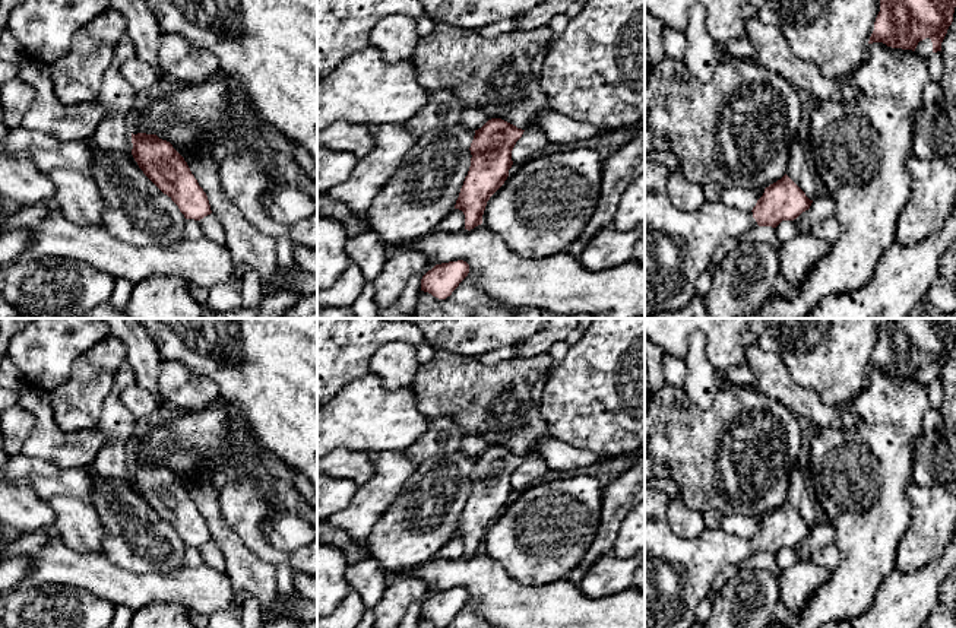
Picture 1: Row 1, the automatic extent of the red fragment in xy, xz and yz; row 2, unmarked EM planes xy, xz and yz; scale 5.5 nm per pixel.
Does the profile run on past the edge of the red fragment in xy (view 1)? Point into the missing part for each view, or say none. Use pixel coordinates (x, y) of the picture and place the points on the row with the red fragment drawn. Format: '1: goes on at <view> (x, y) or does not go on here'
1: does not go on here

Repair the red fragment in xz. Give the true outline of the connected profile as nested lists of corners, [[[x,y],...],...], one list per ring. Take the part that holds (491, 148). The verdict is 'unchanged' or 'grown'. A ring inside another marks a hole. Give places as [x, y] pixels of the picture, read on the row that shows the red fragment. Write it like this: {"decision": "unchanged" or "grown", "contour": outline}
{"decision": "unchanged", "contour": [[[491,118],[475,130],[471,166],[455,204],[465,215],[465,229],[482,223],[487,202],[509,177],[512,150],[523,131],[501,118]]]}

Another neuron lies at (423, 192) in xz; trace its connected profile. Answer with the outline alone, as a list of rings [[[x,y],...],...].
[[[456,123],[418,137],[365,213],[384,247],[431,234],[455,209],[471,166],[474,136],[475,130]]]

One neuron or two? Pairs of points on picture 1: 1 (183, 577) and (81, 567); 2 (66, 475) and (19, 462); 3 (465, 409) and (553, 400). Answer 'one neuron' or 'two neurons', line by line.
1: one neuron
2: one neuron
3: two neurons

